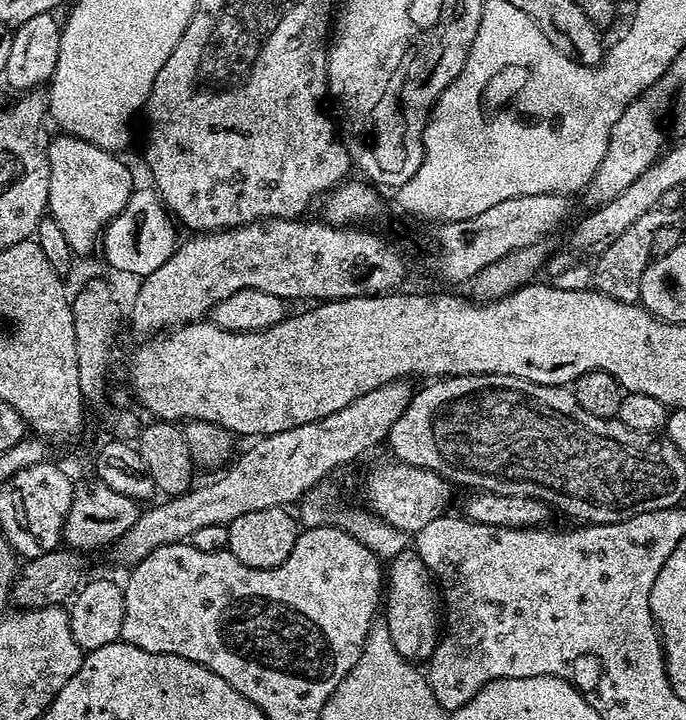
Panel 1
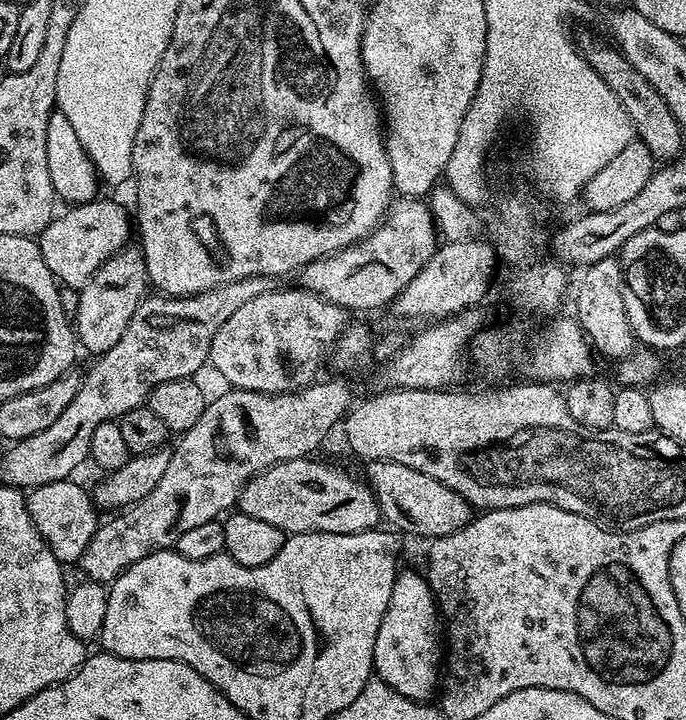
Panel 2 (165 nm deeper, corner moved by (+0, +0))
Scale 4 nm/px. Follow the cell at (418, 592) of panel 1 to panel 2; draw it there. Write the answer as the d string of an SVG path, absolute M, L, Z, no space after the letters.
M401 571L394 582L394 590L390 590L390 606L386 606L386 614L382 614L382 626L378 626L378 638L374 638L374 658L372 667L375 675L386 686L398 690L411 700L427 701L428 695L435 693L438 681L442 676L442 617L436 603L436 595L428 585L427 575L416 572Z

